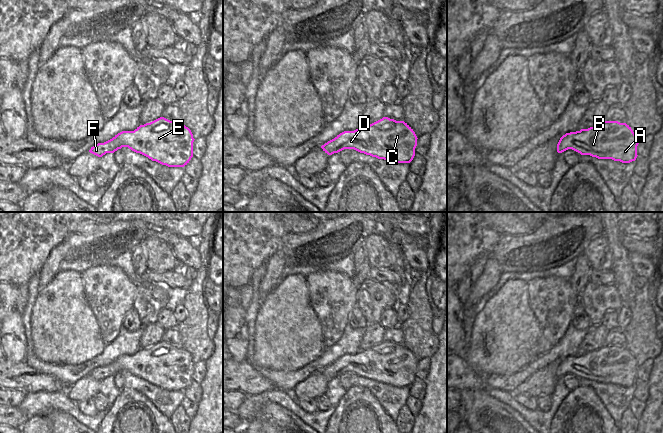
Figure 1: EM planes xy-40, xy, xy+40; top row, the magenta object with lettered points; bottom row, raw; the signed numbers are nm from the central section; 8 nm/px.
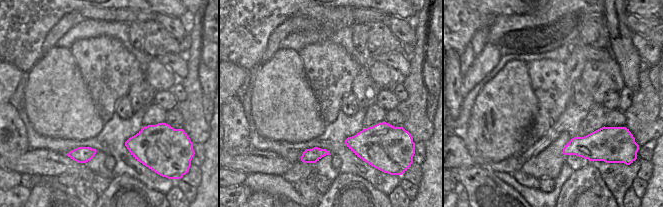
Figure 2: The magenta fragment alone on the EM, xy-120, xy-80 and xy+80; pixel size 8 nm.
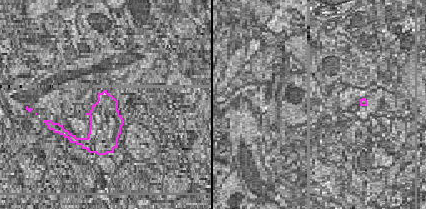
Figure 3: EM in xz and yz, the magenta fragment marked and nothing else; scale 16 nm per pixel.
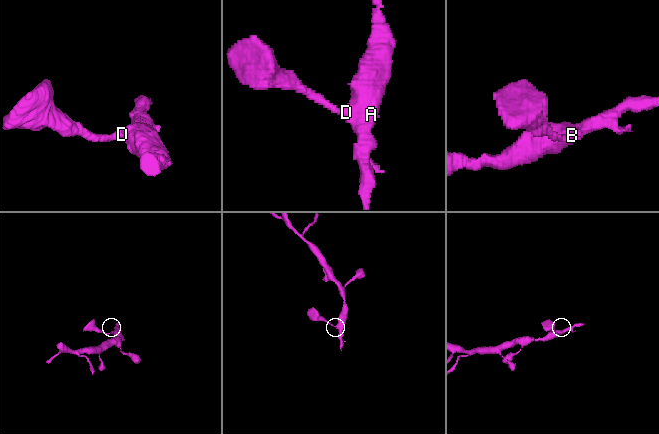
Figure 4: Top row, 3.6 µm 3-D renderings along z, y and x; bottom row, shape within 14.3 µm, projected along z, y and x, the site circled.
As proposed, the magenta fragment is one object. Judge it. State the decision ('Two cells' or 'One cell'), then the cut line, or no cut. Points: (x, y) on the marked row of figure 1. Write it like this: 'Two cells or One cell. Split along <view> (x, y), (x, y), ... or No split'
One cell. No split

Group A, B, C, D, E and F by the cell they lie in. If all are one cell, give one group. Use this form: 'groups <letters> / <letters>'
groups A B C D E F

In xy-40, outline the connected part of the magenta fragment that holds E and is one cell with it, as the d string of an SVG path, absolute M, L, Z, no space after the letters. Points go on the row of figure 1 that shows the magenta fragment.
M160 117L134 131L122 131L112 139L94 145L89 152L102 157L128 147L162 165L184 167L193 157L194 140L188 127Z

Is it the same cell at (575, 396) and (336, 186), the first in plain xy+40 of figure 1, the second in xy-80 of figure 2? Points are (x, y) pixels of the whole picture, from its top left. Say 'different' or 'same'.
same

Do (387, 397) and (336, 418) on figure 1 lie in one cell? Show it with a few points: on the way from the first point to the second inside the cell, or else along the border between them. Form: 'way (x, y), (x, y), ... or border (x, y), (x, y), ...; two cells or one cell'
border (359, 387), (365, 387), (393, 419); two cells

